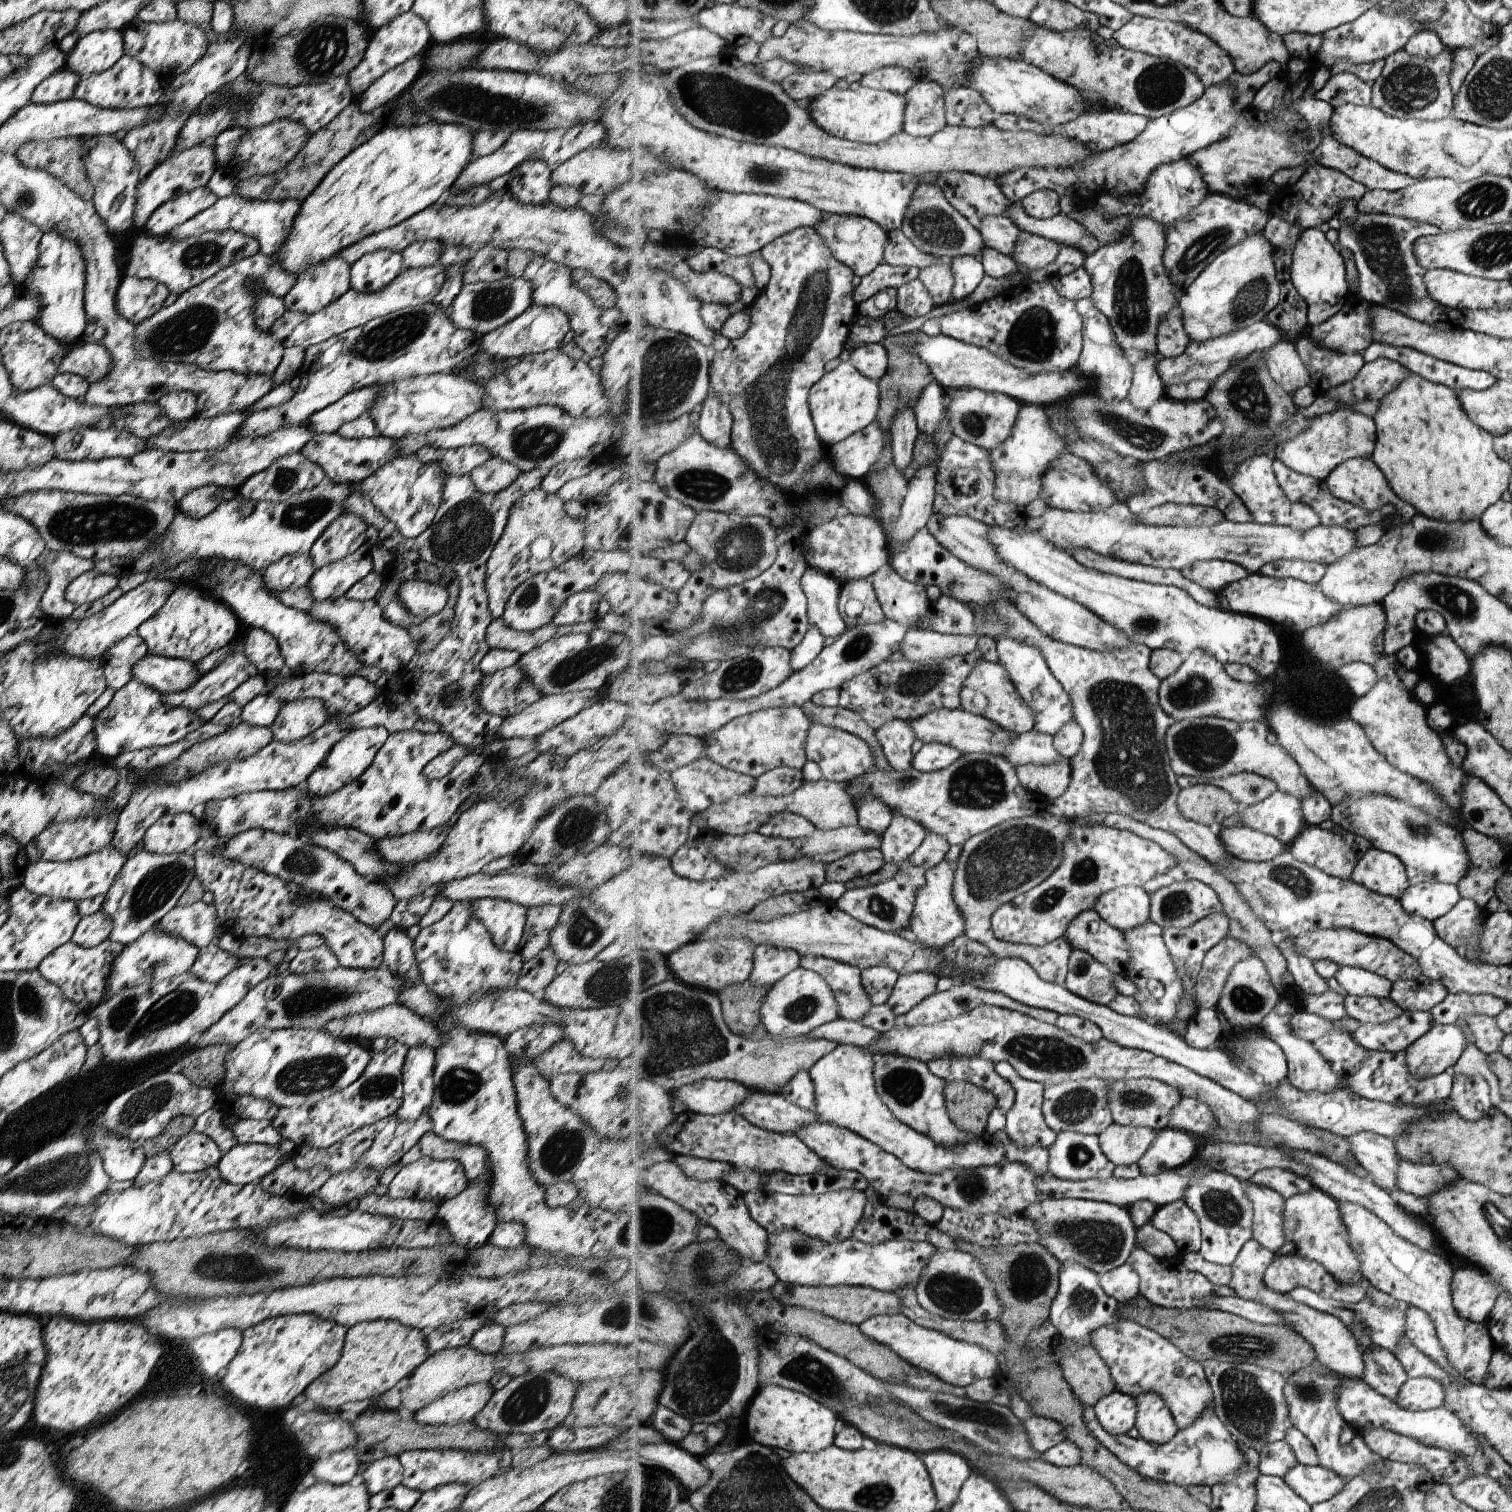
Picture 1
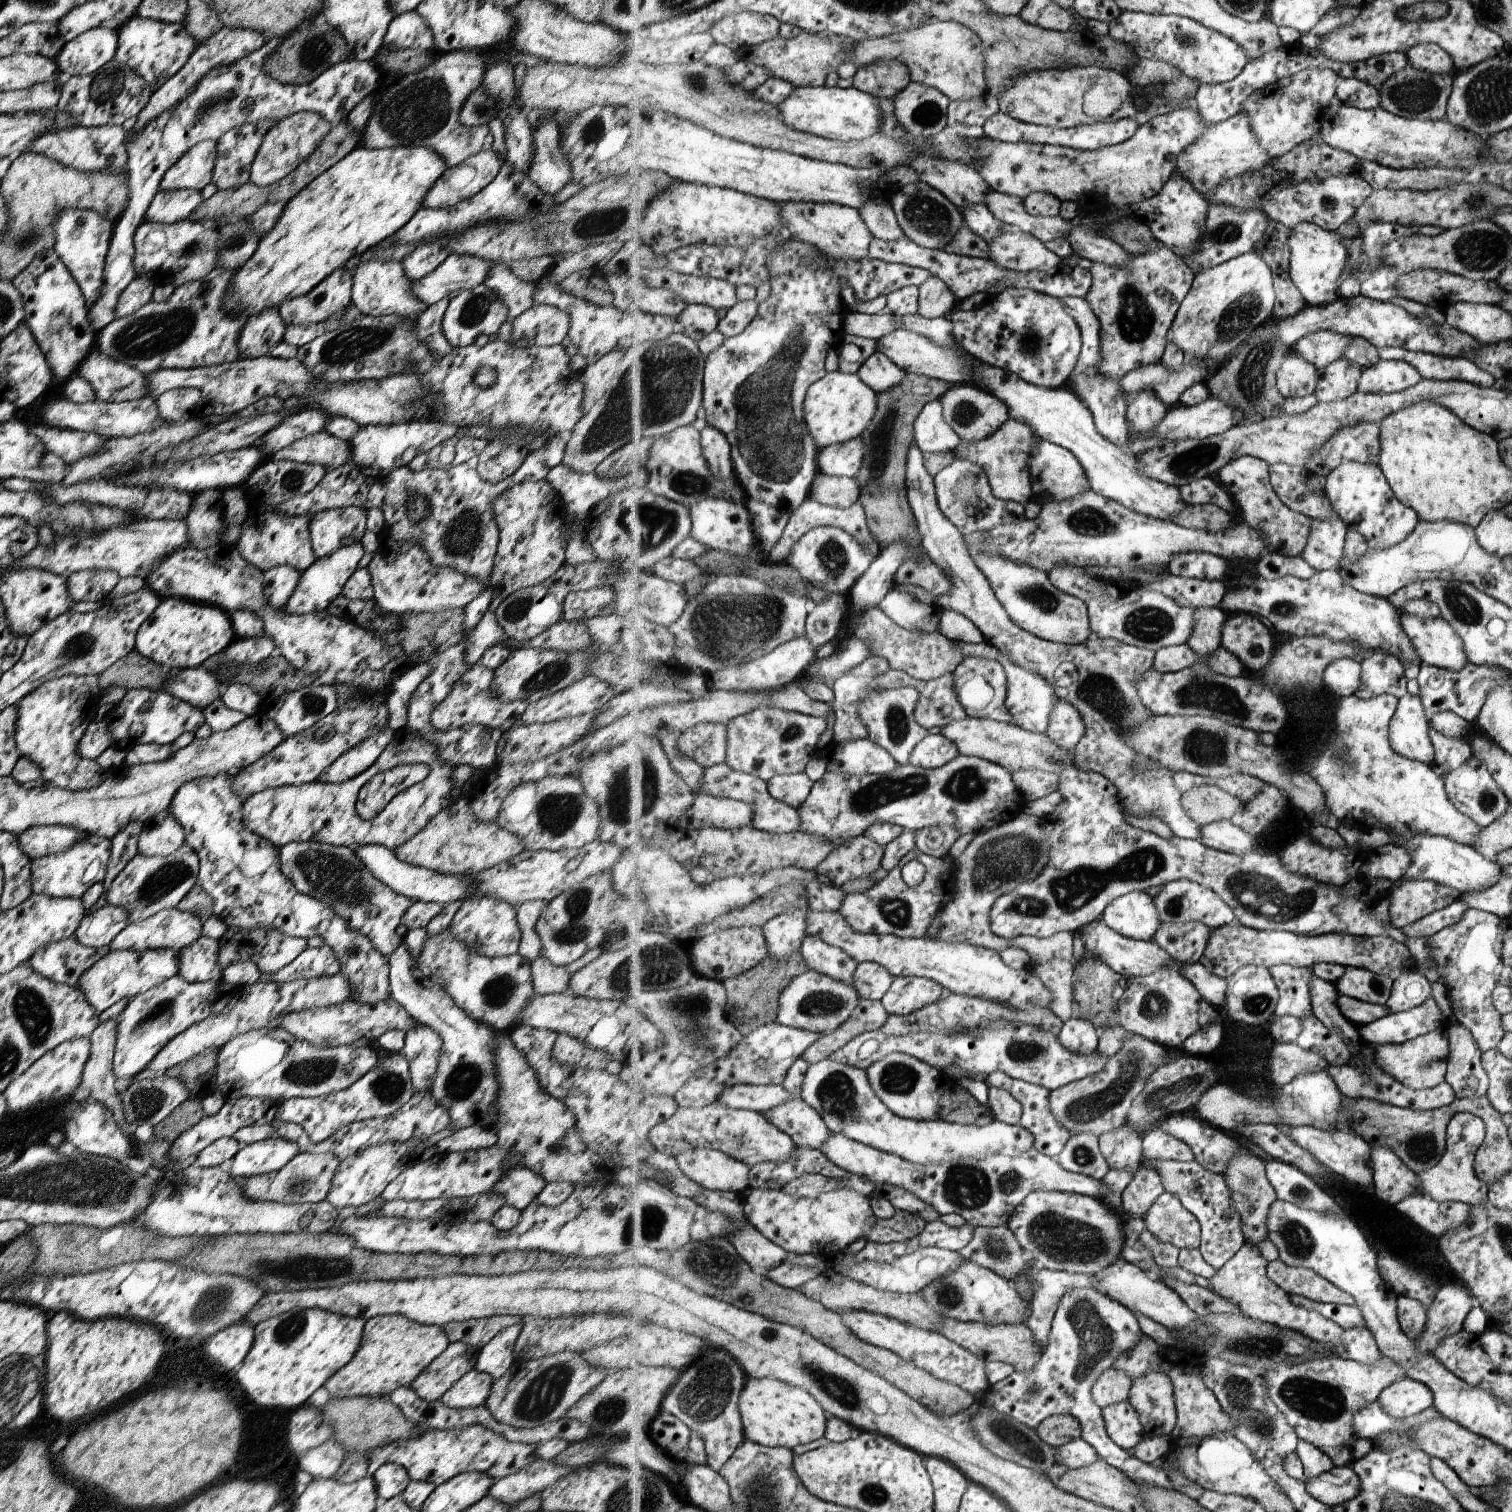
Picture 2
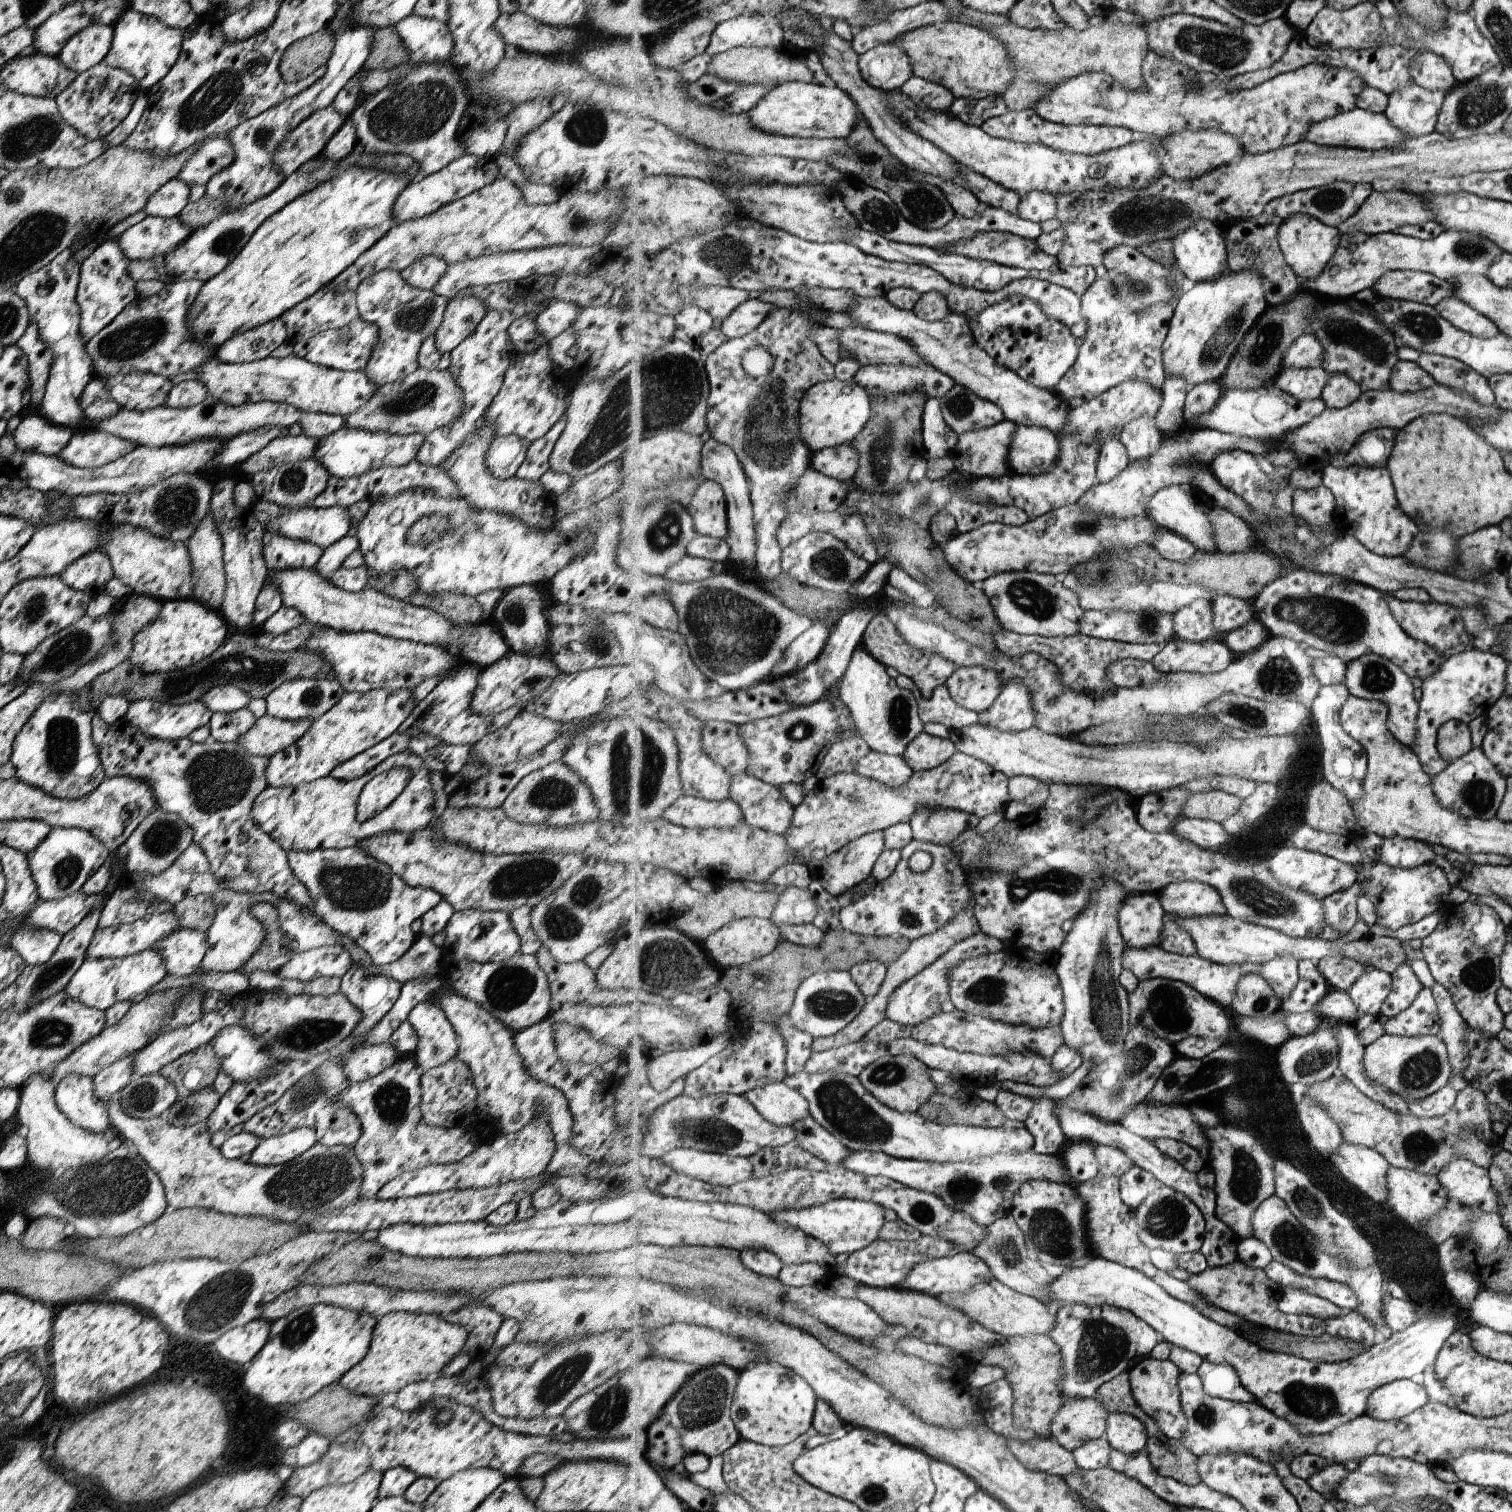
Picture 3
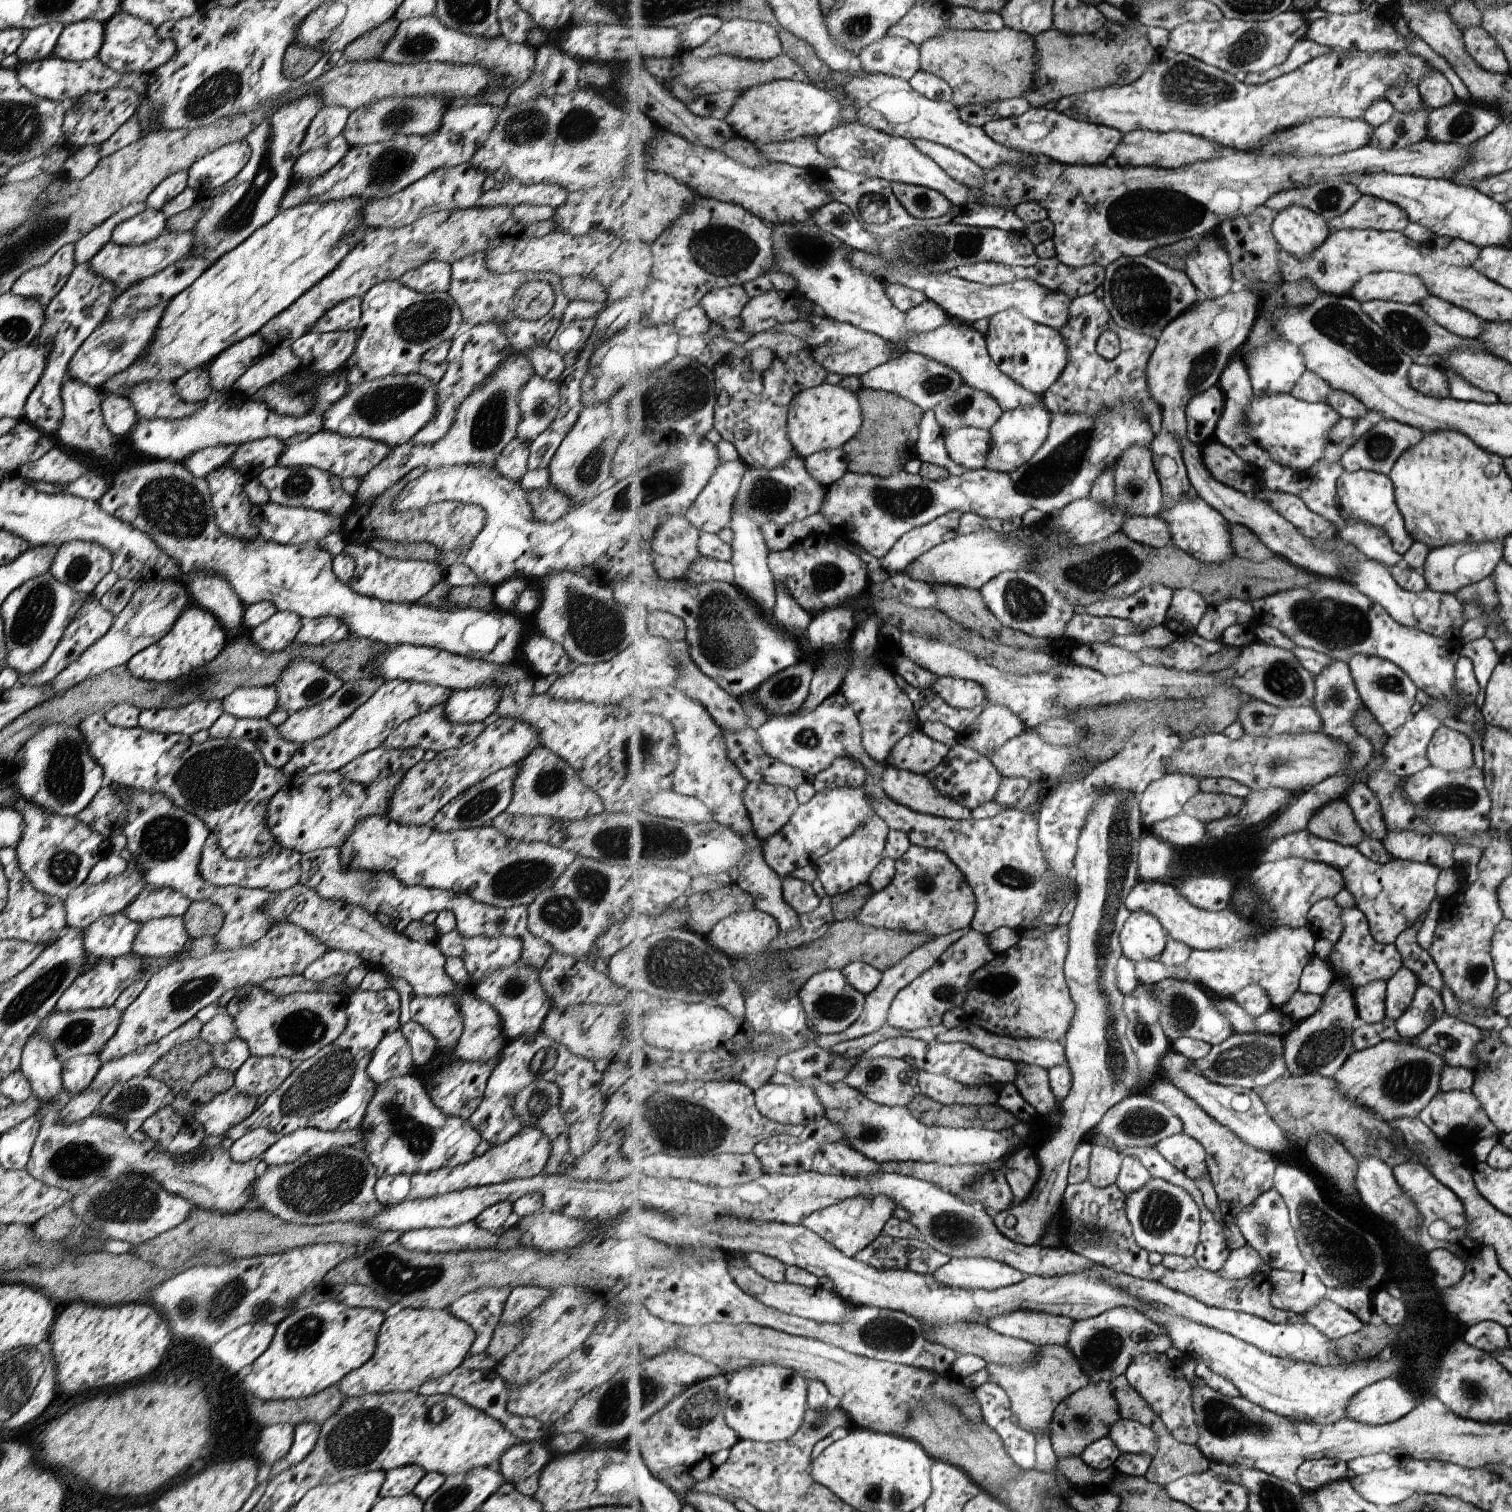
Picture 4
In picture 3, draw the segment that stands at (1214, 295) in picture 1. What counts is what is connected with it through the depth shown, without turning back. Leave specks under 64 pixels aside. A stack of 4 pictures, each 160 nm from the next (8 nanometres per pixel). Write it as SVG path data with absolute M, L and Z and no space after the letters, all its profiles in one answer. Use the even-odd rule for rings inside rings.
M1244 269L1241 272L1227 270L1225 274L1212 281L1197 283L1191 290L1183 294L1174 310L1170 331L1163 345L1166 374L1187 378L1190 389L1211 381L1219 382L1229 368L1234 354L1242 346L1247 334L1268 306L1262 276L1252 269Z

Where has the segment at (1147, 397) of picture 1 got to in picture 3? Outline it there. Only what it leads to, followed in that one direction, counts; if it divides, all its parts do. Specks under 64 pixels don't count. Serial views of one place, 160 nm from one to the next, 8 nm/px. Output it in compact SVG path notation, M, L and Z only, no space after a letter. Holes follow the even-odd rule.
M1143 414L1138 419L1131 421L1119 434L1132 462L1153 456L1164 441L1164 435L1156 423L1155 417Z

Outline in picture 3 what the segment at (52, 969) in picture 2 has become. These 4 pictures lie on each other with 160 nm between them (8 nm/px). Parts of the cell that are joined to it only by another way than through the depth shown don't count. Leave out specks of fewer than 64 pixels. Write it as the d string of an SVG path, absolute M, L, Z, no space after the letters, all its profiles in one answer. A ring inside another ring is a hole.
M25 929L11 938L10 946L26 962L26 966L43 964L59 944L61 935L47 929Z

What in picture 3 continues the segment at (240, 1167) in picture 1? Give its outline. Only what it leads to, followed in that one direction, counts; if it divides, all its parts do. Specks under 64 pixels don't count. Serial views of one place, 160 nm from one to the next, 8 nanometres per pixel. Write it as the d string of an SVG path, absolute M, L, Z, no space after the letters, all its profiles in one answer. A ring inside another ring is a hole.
M309 1126L261 1140L245 1160L259 1166L280 1165L317 1143L316 1132Z

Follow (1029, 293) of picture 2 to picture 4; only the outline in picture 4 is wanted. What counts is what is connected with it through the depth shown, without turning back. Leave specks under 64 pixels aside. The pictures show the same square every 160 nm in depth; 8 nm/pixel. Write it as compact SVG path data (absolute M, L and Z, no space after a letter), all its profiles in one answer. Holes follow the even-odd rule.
M1006 310L989 319L988 351L999 368L1029 392L1043 396L1063 374L1070 354L1059 329L1034 321L1023 313Z

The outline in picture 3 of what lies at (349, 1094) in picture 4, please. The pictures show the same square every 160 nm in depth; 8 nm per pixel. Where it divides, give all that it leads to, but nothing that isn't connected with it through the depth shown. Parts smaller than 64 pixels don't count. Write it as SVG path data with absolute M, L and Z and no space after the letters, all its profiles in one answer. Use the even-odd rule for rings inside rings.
M352 968L340 978L340 993L360 1012L360 1019L347 1038L361 1039L390 1011L400 984L387 977L365 978L364 968ZM341 1056L331 1057L330 1060L323 1058L321 1064L299 1077L278 1099L248 1118L243 1123L242 1131L263 1140L309 1126L315 1129L317 1143L328 1147L343 1145L353 1148L359 1138L359 1119L347 1105L336 1103L338 1094L348 1086Z

